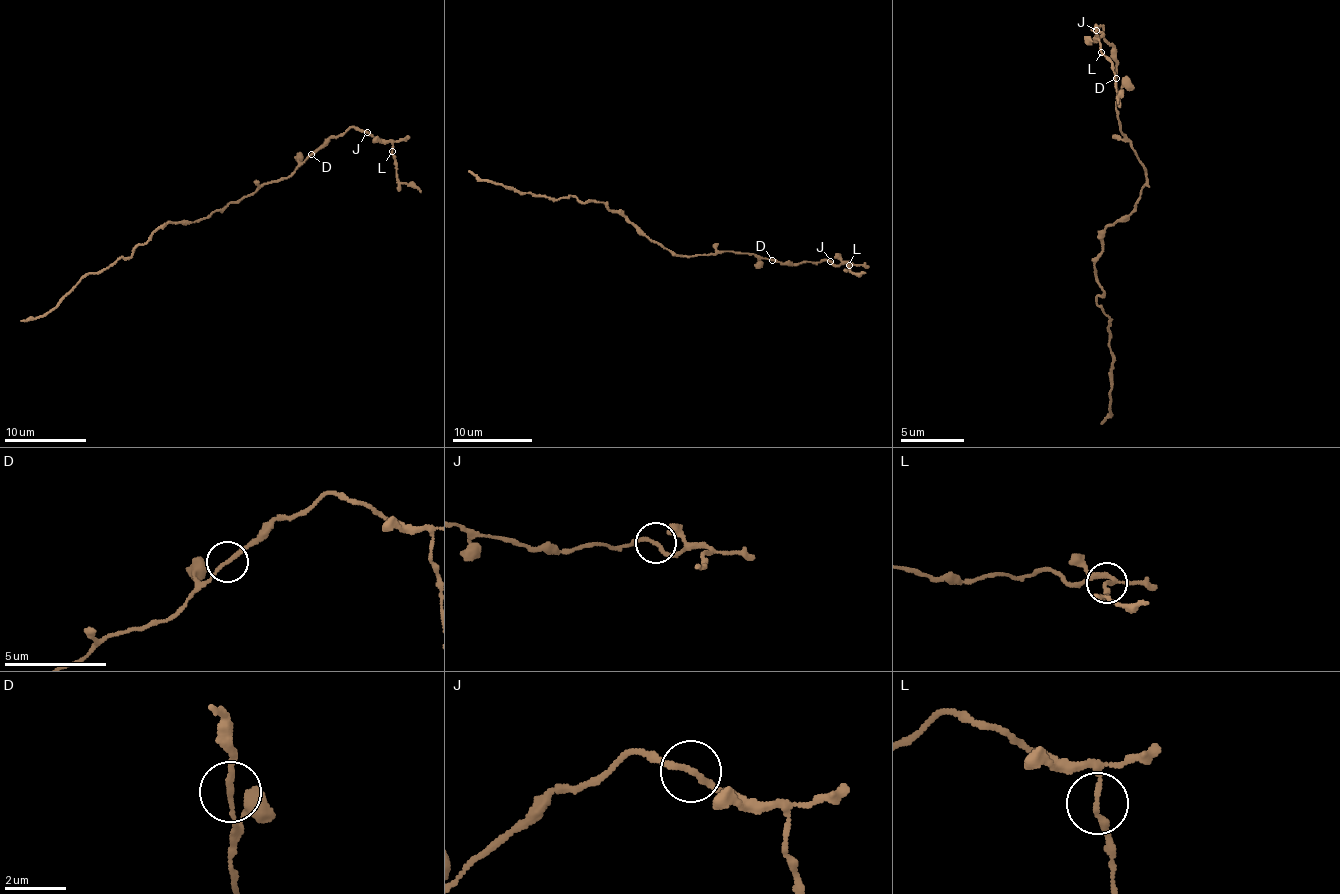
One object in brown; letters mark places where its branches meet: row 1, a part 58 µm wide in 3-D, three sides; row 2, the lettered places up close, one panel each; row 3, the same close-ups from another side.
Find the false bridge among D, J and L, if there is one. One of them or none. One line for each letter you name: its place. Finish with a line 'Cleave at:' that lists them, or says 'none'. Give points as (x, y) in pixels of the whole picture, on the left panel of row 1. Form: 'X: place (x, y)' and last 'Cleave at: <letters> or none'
Cleave at: none

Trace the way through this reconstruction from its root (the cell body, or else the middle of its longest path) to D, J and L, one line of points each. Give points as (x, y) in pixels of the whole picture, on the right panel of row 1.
D: (1148, 174), (1131, 143), (1119, 133), (1114, 104), (1118, 89), (1116, 78)
J: (1148, 174), (1131, 143), (1119, 133), (1112, 47), (1105, 40), (1100, 24), (1094, 28), (1096, 30)
L: (1148, 174), (1118, 128), (1117, 70), (1100, 24), (1094, 28), (1103, 37), (1095, 39), (1100, 51)

